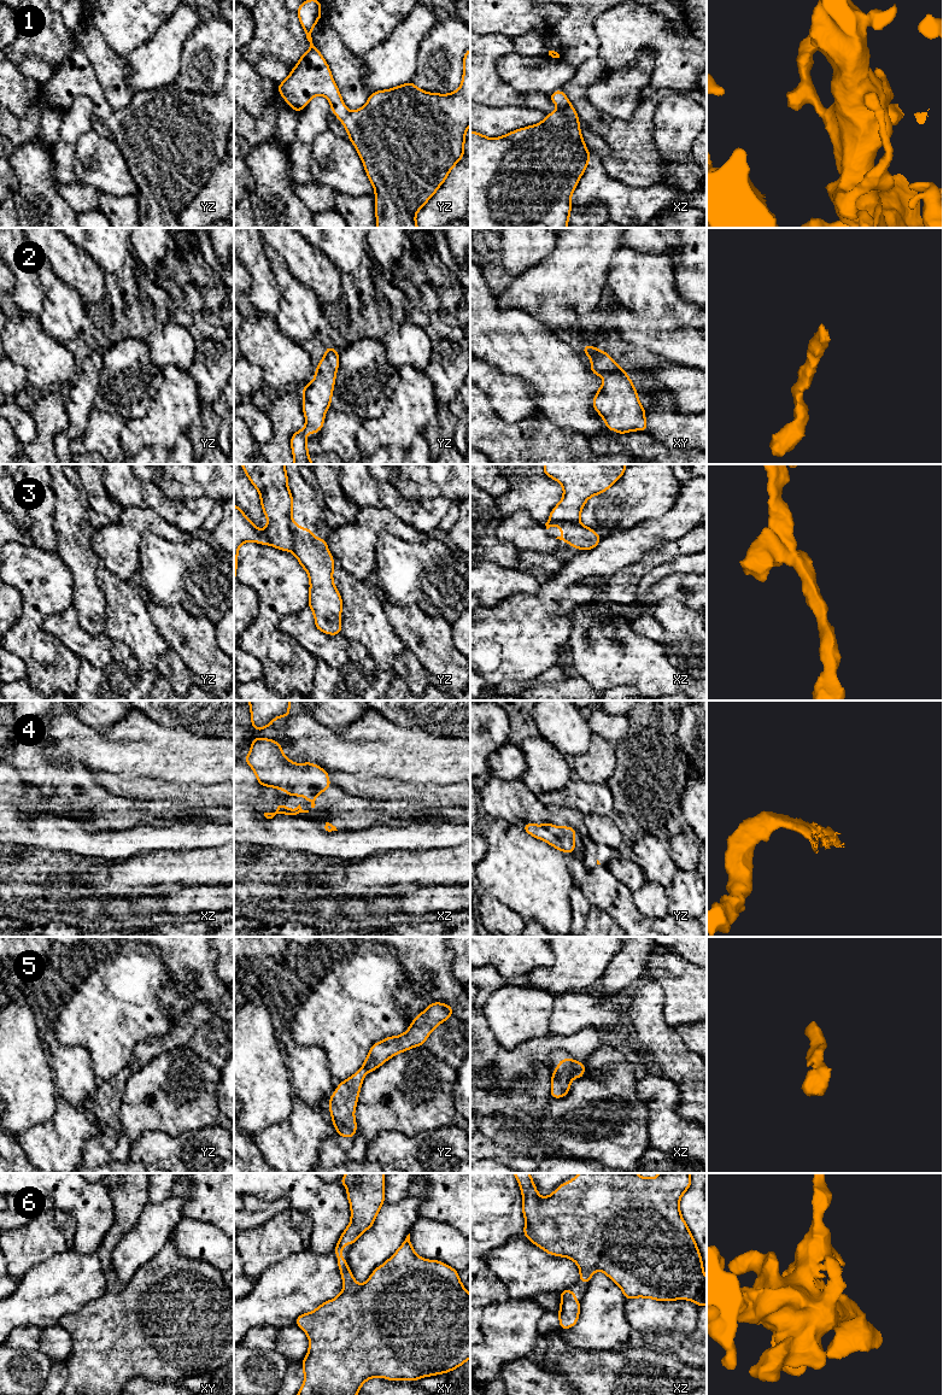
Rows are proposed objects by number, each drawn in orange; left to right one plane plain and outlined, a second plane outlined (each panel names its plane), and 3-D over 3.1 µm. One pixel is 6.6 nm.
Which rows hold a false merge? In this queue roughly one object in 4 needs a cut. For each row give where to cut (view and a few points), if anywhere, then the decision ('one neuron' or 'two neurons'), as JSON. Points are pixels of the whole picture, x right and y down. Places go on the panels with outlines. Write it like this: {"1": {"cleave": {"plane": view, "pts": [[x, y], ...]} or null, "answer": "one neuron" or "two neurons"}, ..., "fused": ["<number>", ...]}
{"1": {"cleave": null, "answer": "one neuron"}, "2": {"cleave": null, "answer": "one neuron"}, "3": {"cleave": {"plane": "yz", "pts": [[292, 521], [292, 547], [290, 550]]}, "answer": "two neurons"}, "4": {"cleave": null, "answer": "one neuron"}, "5": {"cleave": null, "answer": "one neuron"}, "6": {"cleave": null, "answer": "one neuron"}, "fused": ["3"]}

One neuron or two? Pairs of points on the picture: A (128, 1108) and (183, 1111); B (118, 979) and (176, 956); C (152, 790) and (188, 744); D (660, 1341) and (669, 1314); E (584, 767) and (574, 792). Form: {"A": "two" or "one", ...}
{"A": "one", "B": "two", "C": "two", "D": "two", "E": "two"}

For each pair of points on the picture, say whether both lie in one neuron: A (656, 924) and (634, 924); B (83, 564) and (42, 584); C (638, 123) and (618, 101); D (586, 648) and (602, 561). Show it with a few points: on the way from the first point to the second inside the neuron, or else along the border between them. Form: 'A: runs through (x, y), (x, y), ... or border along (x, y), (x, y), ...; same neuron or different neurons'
A: border along (650, 920), (651, 924); different neurons
B: border along (54, 550), (71, 574), (72, 598); different neurons
C: border along (643, 100), (633, 115), (627, 121), (622, 121); different neurons
D: border along (585, 605), (578, 605), (573, 609); different neurons

